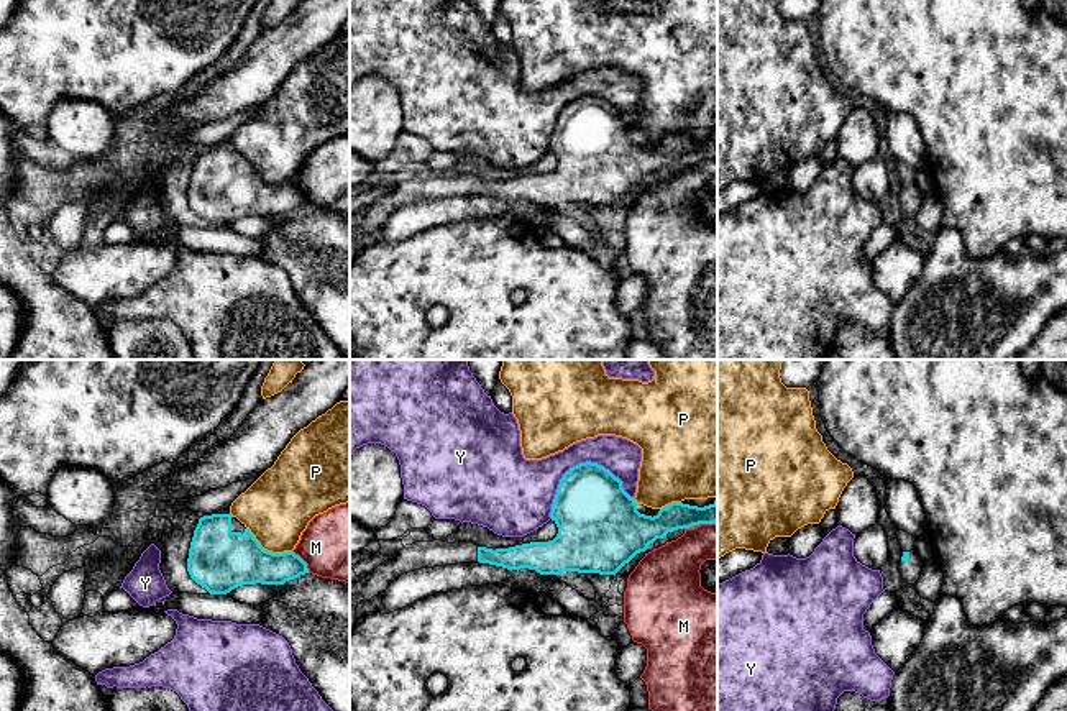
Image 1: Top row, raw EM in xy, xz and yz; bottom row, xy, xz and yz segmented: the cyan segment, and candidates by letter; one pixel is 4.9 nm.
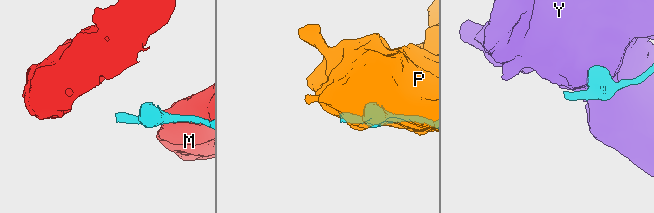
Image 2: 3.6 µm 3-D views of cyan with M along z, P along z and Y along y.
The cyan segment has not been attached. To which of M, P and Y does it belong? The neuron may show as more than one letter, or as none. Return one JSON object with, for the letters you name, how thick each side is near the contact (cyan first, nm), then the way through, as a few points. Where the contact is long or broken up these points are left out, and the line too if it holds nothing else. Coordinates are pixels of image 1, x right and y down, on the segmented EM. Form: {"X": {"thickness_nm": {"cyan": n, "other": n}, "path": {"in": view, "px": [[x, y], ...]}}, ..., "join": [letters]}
{"join": []}

